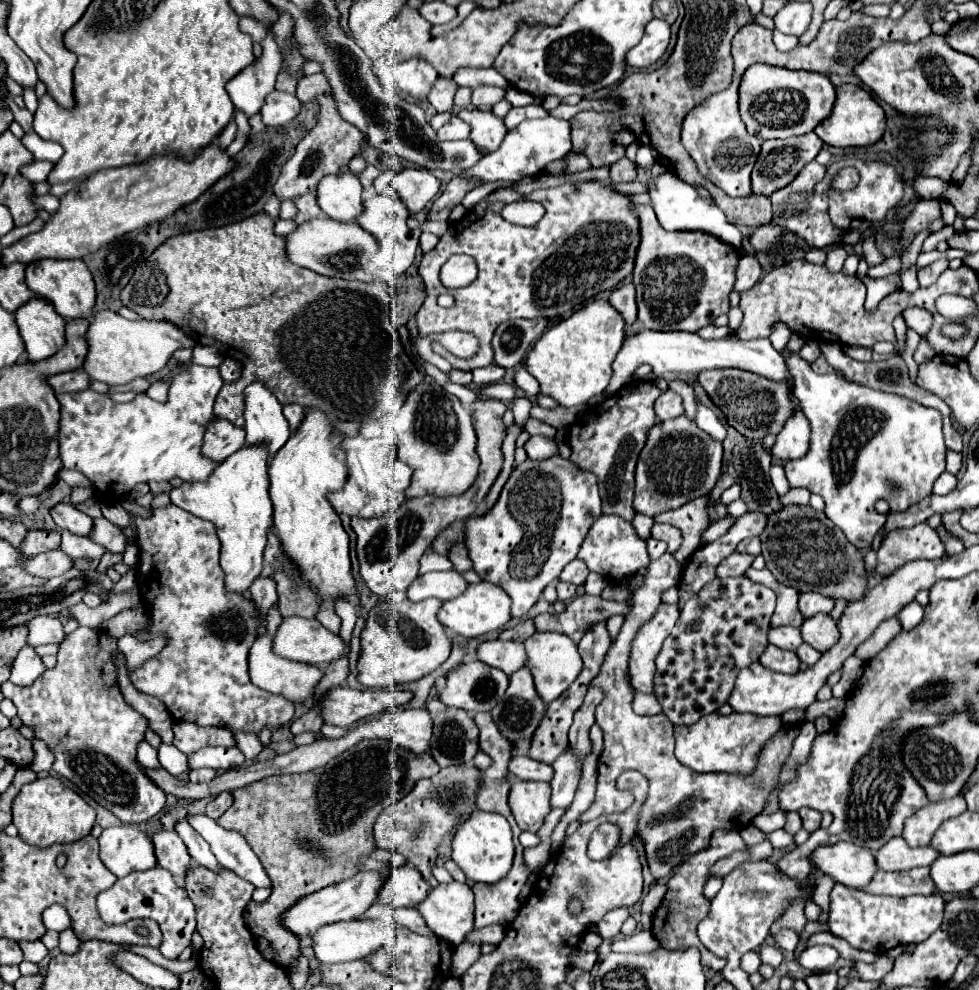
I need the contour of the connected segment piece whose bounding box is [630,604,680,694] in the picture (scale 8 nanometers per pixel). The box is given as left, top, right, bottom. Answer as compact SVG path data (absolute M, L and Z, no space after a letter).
M660 604L656 614L644 624L644 628L638 630L630 656L630 684L636 692L652 692L652 678L656 672L654 660L678 616L678 604Z

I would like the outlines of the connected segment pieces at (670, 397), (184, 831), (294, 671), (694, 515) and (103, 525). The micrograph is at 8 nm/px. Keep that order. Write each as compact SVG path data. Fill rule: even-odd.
M666 390L658 400L656 400L656 416L660 422L664 420L670 420L670 418L676 418L676 416L682 416L684 414L684 404L682 404L682 398L680 394L676 394L674 390Z
M178 822L176 832L178 832L178 836L184 840L184 844L186 844L186 848L188 848L188 852L190 852L190 856L194 858L196 864L200 864L202 868L208 868L210 872L216 872L216 874L224 870L222 864L220 864L220 862L216 860L216 856L212 854L212 850L210 850L210 846L206 844L206 840L204 840L188 822Z
M278 603L273 605L267 615L267 630L264 636L260 636L254 646L250 648L250 678L256 686L260 686L262 690L268 690L268 692L274 692L274 694L282 694L284 698L292 700L294 704L302 704L306 702L308 698L314 696L314 690L318 686L318 682L322 680L324 672L318 668L318 666L312 666L312 664L300 664L300 662L294 662L294 660L288 660L288 658L282 658L278 656L276 652L272 652L272 636L276 634L278 626L280 626L280 611Z
M700 496L700 500L690 500L682 508L664 512L662 516L654 518L656 522L666 522L682 530L682 546L672 554L676 556L676 560L684 562L700 546L702 532L710 526L708 502L710 502L710 496Z
M94 518L94 528L90 532L92 540L100 546L104 546L112 554L120 554L126 548L126 538L120 528L116 528L106 518Z

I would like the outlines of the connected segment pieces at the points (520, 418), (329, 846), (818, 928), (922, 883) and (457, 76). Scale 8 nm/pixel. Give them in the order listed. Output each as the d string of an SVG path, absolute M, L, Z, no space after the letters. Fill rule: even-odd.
M516 398L512 412L514 412L514 424L516 426L524 426L528 420L528 412L532 408L532 402L528 398Z
M364 740L354 748L346 750L342 756L330 760L330 764L322 768L300 774L268 776L234 792L234 804L218 818L218 824L226 830L240 832L254 850L254 854L260 858L266 874L270 874L272 878L272 896L264 904L248 904L244 912L244 922L254 936L266 936L272 942L276 952L274 964L286 968L290 962L300 958L300 940L280 924L280 914L298 898L356 874L360 860L376 850L372 836L376 816L386 806L404 798L420 778L430 778L438 770L440 768L436 760L432 760L430 752L414 756L412 752L406 752L388 740ZM304 840L314 842L314 846L320 850L308 848Z
M808 921L806 927L800 937L800 944L798 944L798 948L796 948L796 952L794 952L794 958L798 958L800 954L802 954L802 950L806 948L806 940L814 933L825 932L828 931L828 925L820 925L819 921Z
M912 868L906 872L878 870L874 880L864 890L872 894L912 896L912 894L932 894L936 886L930 878L930 868Z
M492 66L490 68L458 68L452 78L458 86L470 86L470 88L476 88L482 84L496 84L502 88L508 86L508 82Z

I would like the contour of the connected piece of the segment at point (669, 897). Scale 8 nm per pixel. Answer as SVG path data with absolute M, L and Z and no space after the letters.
M716 830L716 832L712 832L710 846L706 850L698 852L698 854L692 854L684 864L680 864L676 868L676 872L668 880L668 892L666 892L660 908L652 916L652 932L664 948L668 948L668 950L686 950L686 948L694 946L694 948L700 950L700 964L704 968L714 970L714 972L720 972L724 968L726 960L718 958L710 950L706 950L702 946L702 942L698 940L698 936L696 936L696 926L706 916L708 906L710 906L710 900L704 896L704 884L708 882L710 868L714 866L716 860L726 858L734 850L742 850L742 848L744 848L744 840L736 830Z

